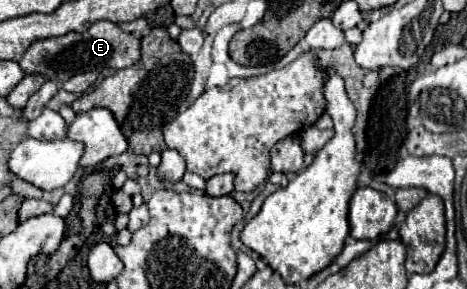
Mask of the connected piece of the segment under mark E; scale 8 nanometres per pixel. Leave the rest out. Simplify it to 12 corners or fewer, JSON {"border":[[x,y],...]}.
{"border":[[114,22],[36,40],[26,74],[64,82],[140,60],[140,38]]}

